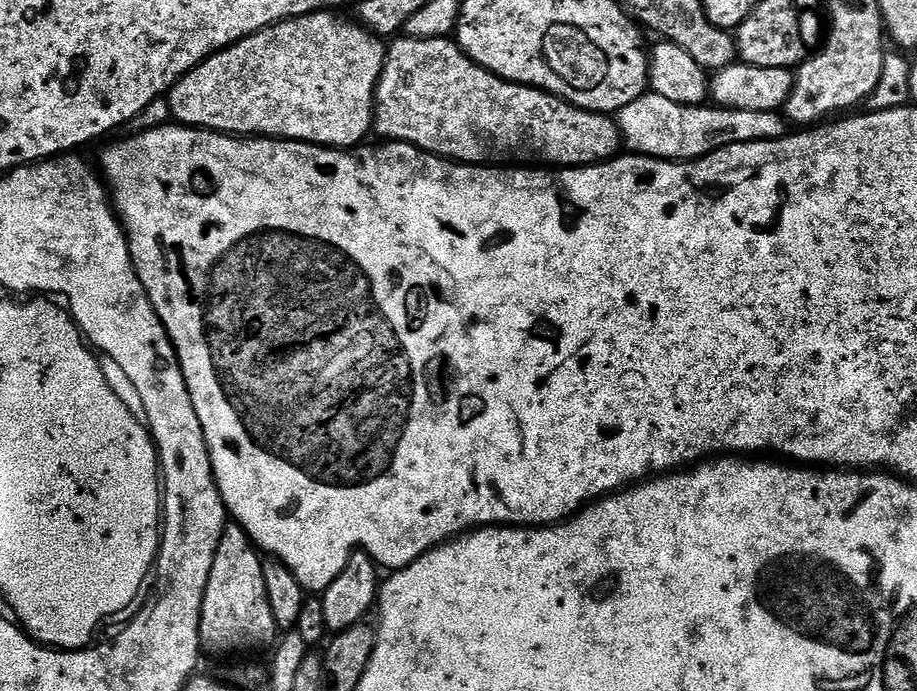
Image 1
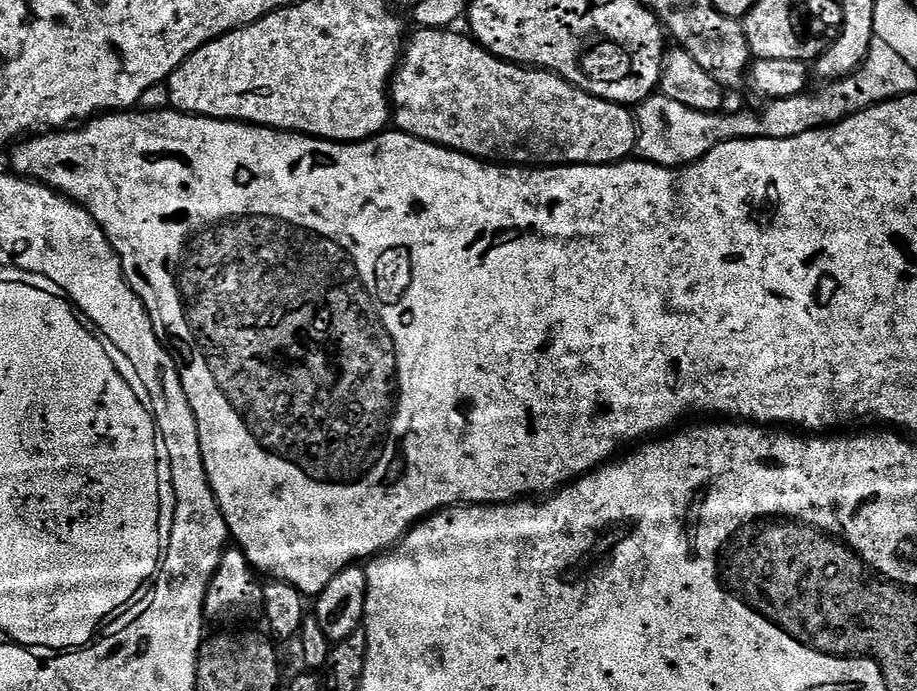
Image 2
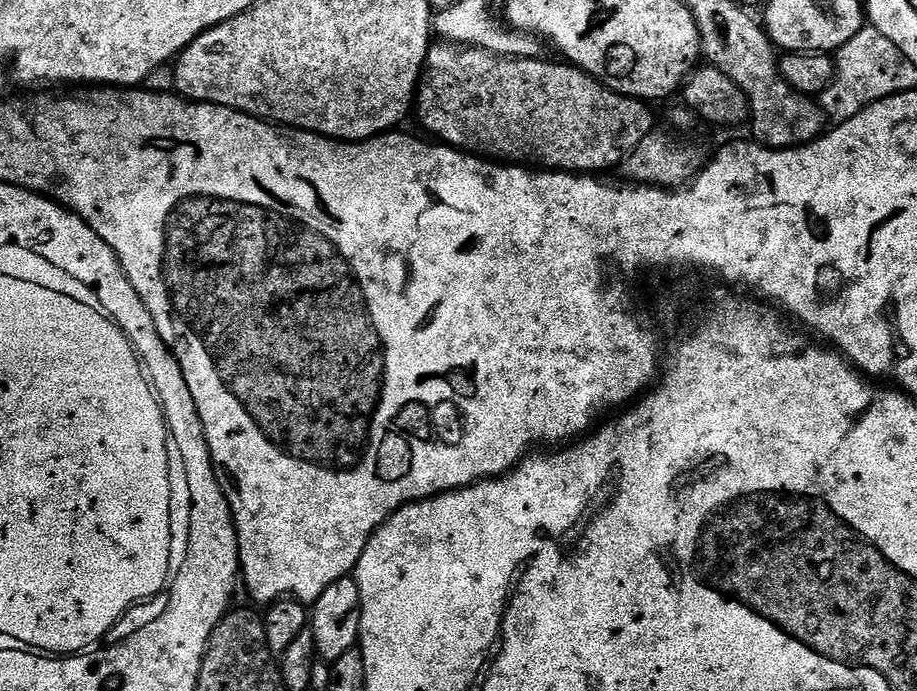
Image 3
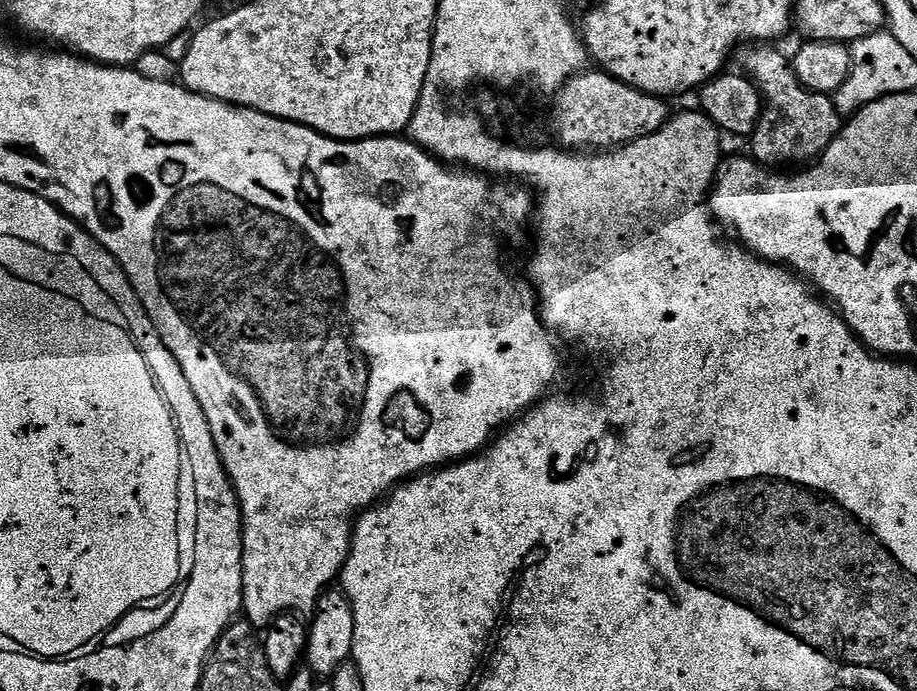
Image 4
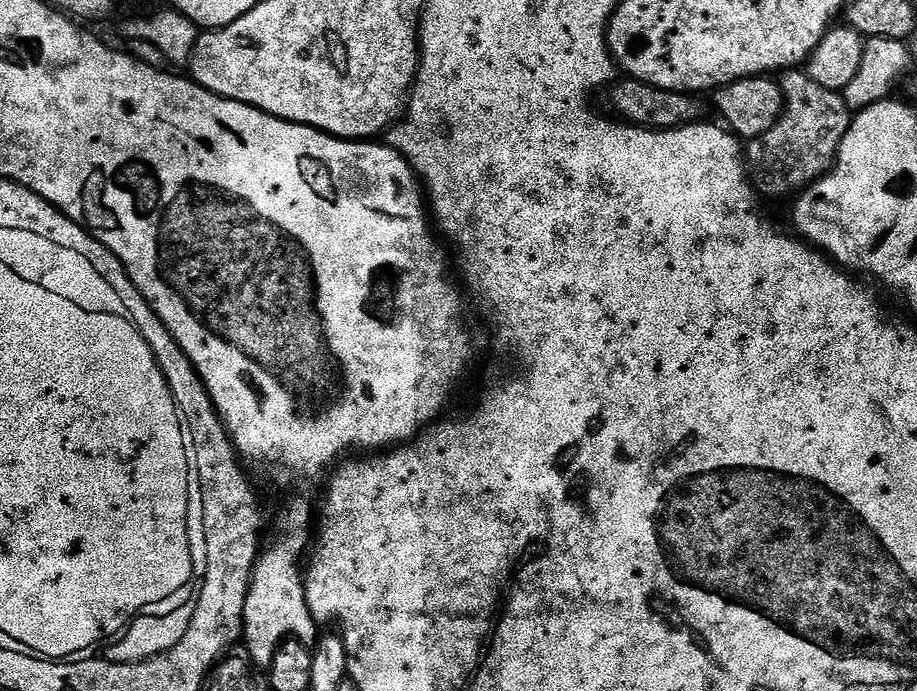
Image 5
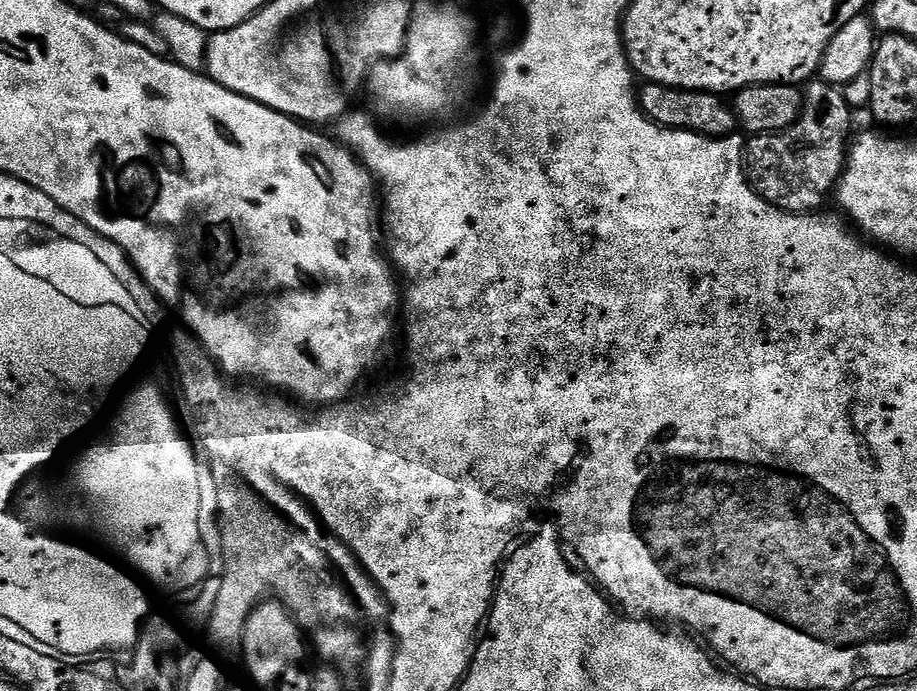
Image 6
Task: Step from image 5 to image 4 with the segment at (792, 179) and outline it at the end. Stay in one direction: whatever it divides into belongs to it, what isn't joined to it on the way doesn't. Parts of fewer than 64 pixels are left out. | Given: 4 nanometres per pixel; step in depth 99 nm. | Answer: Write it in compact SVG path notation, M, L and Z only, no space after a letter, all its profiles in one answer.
M752 46L744 56L743 75L760 91L760 121L752 131L751 159L769 170L780 170L783 164L804 166L823 156L824 151L842 131L842 118L831 95L804 88L791 63L776 46Z

